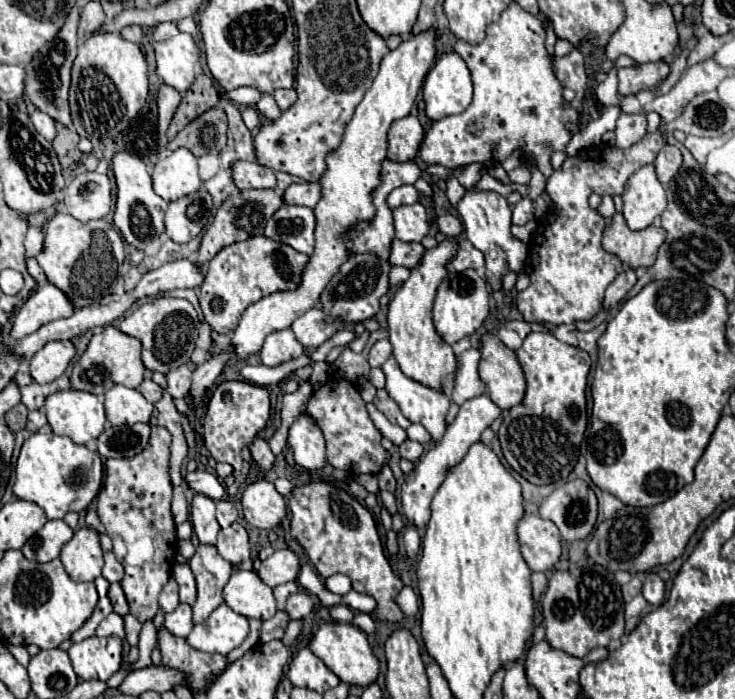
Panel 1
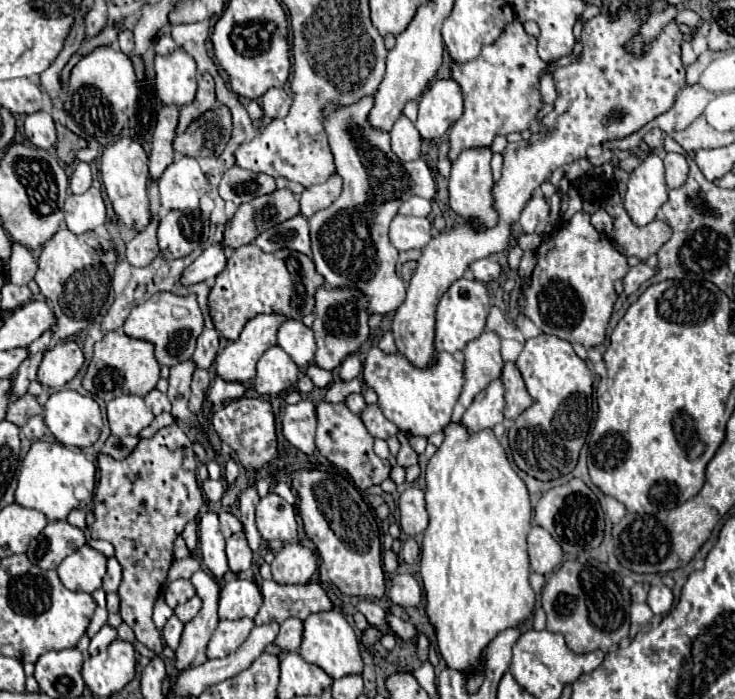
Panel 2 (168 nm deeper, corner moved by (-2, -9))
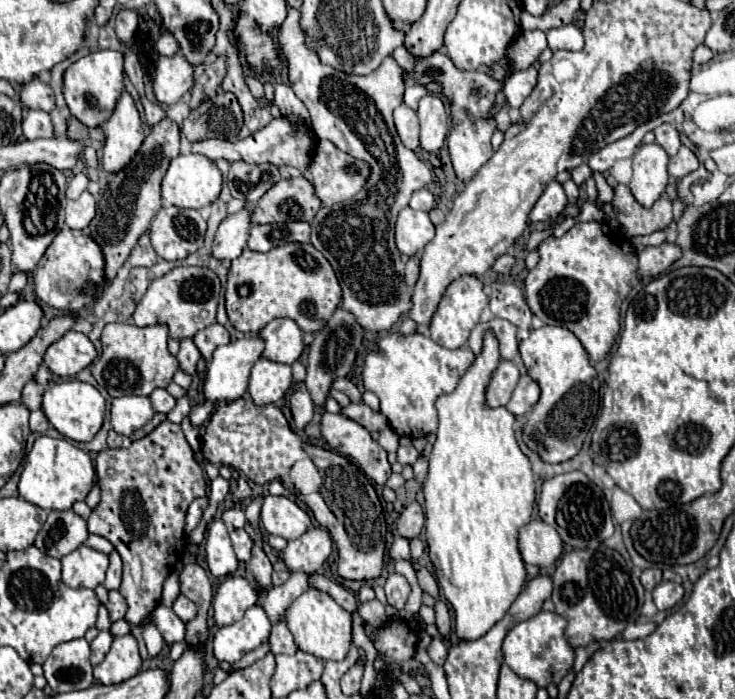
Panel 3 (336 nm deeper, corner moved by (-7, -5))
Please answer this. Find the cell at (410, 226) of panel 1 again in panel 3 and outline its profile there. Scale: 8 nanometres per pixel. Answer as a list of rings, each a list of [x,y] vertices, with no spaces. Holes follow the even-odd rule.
[[[404,207],[396,221],[396,247],[402,255],[416,255],[434,237],[434,225],[424,211]]]

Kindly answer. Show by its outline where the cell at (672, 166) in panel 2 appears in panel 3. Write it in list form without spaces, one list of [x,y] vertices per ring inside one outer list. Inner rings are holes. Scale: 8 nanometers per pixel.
[[[680,147],[680,151],[674,155],[674,157],[670,157],[670,165],[668,165],[668,173],[670,173],[670,177],[674,177],[674,179],[680,179],[680,177],[684,177],[684,175],[688,175],[688,173],[692,173],[692,171],[696,171],[698,169],[698,159],[696,159],[696,155],[688,149],[688,147]]]

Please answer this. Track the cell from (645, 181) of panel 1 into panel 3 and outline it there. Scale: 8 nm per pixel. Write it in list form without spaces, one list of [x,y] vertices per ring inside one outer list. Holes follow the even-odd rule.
[[[642,143],[632,157],[632,181],[630,191],[636,201],[650,207],[662,197],[670,177],[668,177],[668,155],[658,143]]]

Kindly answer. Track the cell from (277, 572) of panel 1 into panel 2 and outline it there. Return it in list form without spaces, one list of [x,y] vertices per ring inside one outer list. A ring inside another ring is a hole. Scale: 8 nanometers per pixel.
[[[283,545],[271,563],[273,581],[281,585],[305,585],[317,569],[315,555],[301,545]]]

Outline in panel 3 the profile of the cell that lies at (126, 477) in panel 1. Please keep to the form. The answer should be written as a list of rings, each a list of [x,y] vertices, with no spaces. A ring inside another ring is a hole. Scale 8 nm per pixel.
[[[162,421],[152,433],[134,441],[128,449],[104,449],[96,457],[96,477],[102,491],[102,499],[92,515],[88,517],[88,531],[94,535],[106,537],[114,549],[120,553],[124,571],[122,571],[122,585],[120,593],[128,603],[126,621],[128,623],[142,623],[148,617],[162,597],[162,583],[174,571],[176,563],[182,559],[186,551],[186,535],[184,535],[184,517],[188,505],[206,495],[206,481],[200,465],[194,461],[192,449],[184,439],[182,427],[170,421]]]

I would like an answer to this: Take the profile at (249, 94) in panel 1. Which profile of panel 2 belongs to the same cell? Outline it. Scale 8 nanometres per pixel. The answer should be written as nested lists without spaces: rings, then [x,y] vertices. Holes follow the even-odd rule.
[[[269,89],[261,97],[261,109],[267,117],[285,117],[291,109],[291,97],[285,93],[285,89]]]

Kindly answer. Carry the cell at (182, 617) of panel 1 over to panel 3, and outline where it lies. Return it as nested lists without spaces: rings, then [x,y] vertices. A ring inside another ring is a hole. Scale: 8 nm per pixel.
[[[158,605],[150,619],[158,627],[158,631],[162,633],[162,637],[168,645],[184,641],[184,633],[186,633],[184,621],[180,621],[180,617],[172,609],[168,609],[164,605]]]

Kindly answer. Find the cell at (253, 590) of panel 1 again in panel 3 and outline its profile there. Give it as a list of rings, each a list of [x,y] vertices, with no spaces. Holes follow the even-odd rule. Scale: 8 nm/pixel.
[[[226,577],[226,581],[218,587],[212,607],[216,627],[232,625],[244,617],[244,611],[250,609],[258,601],[256,587],[244,577]]]

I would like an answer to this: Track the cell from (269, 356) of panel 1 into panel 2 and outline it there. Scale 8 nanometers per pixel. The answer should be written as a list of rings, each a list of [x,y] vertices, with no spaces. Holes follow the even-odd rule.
[[[279,345],[267,349],[259,363],[255,375],[255,389],[261,395],[277,395],[291,389],[297,383],[299,367],[293,365],[293,359]]]

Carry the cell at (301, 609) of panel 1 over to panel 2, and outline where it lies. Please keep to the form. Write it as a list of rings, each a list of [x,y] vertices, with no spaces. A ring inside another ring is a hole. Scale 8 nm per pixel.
[[[289,617],[281,623],[281,631],[275,639],[275,645],[279,645],[283,651],[297,651],[301,645],[301,629],[303,621],[297,617]]]

